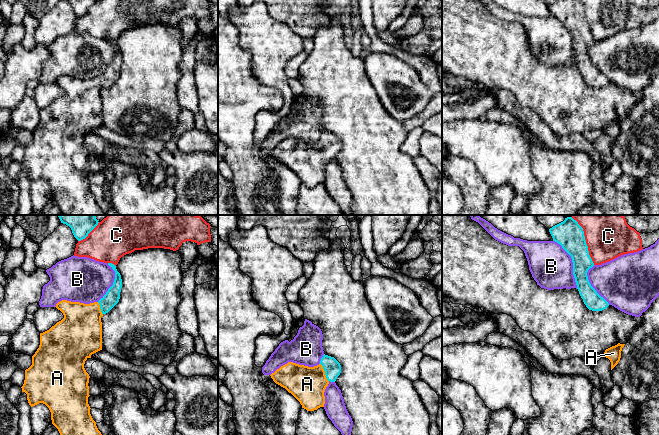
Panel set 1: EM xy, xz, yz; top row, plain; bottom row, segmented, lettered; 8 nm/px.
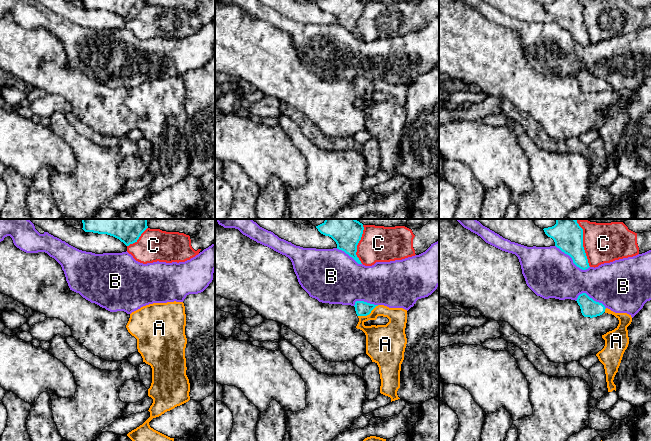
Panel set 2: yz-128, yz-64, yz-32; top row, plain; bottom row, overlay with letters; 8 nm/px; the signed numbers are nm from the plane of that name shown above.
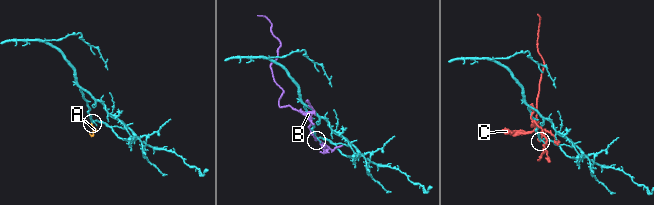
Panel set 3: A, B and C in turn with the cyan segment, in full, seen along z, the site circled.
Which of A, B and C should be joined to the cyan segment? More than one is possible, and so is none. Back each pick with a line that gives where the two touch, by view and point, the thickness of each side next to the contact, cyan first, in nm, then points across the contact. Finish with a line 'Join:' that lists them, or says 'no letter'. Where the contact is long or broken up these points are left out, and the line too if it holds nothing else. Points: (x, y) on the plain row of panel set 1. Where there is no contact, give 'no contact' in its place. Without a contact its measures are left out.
A: meets cyan in xz at (325, 148); 140 nm thick on the cyan side, 280 nm on the other; runs through xz (332, 144), (325, 148), (307, 160)
Join: A

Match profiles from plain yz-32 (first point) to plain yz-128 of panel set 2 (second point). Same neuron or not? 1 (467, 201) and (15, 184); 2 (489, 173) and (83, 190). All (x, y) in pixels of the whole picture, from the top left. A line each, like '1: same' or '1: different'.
1: same
2: different

